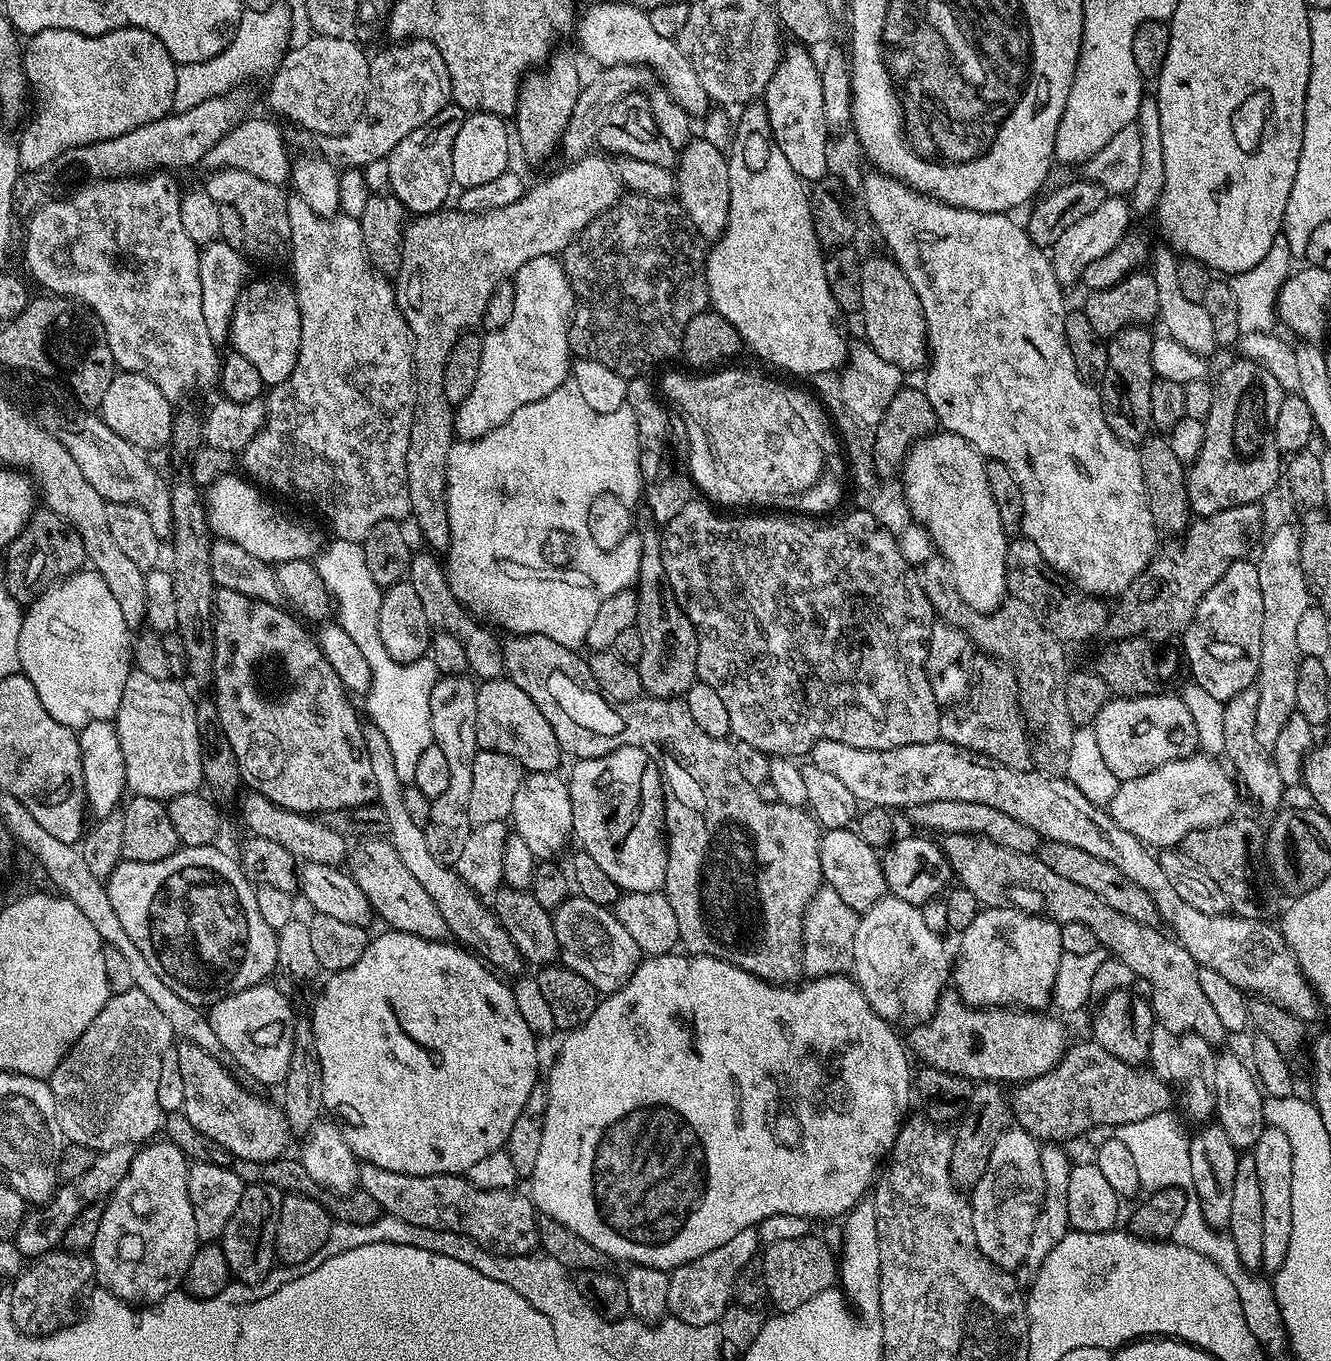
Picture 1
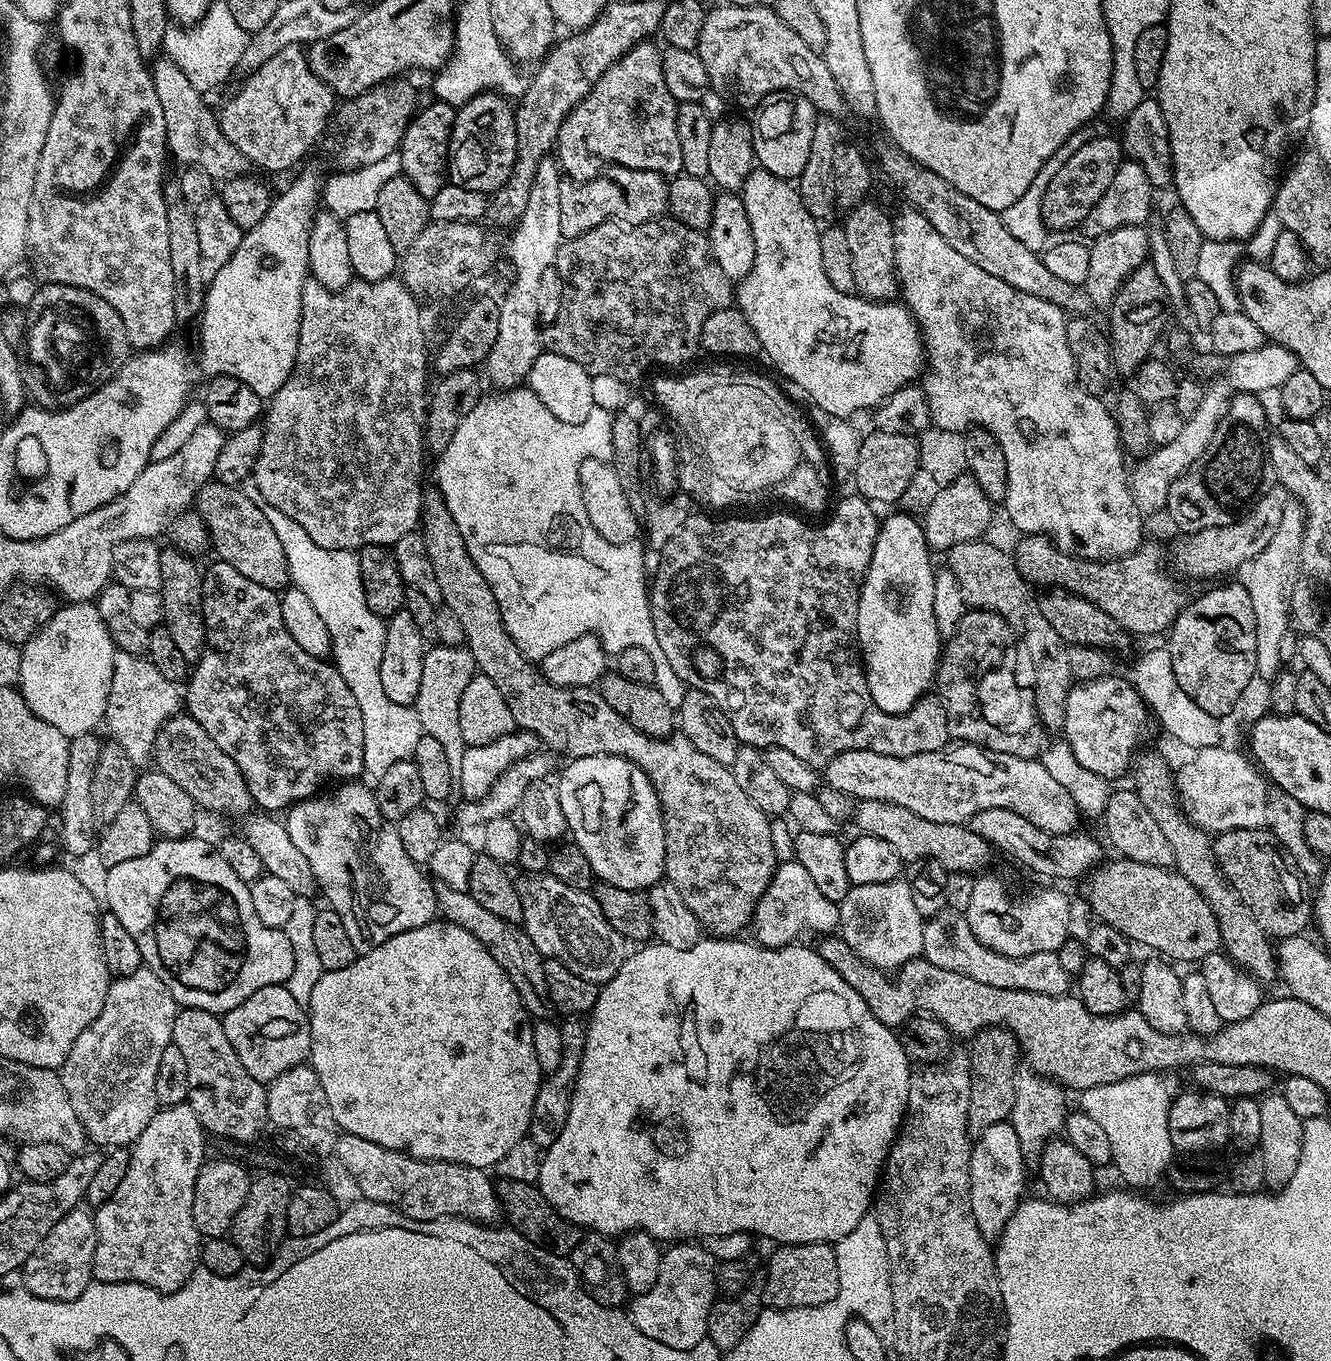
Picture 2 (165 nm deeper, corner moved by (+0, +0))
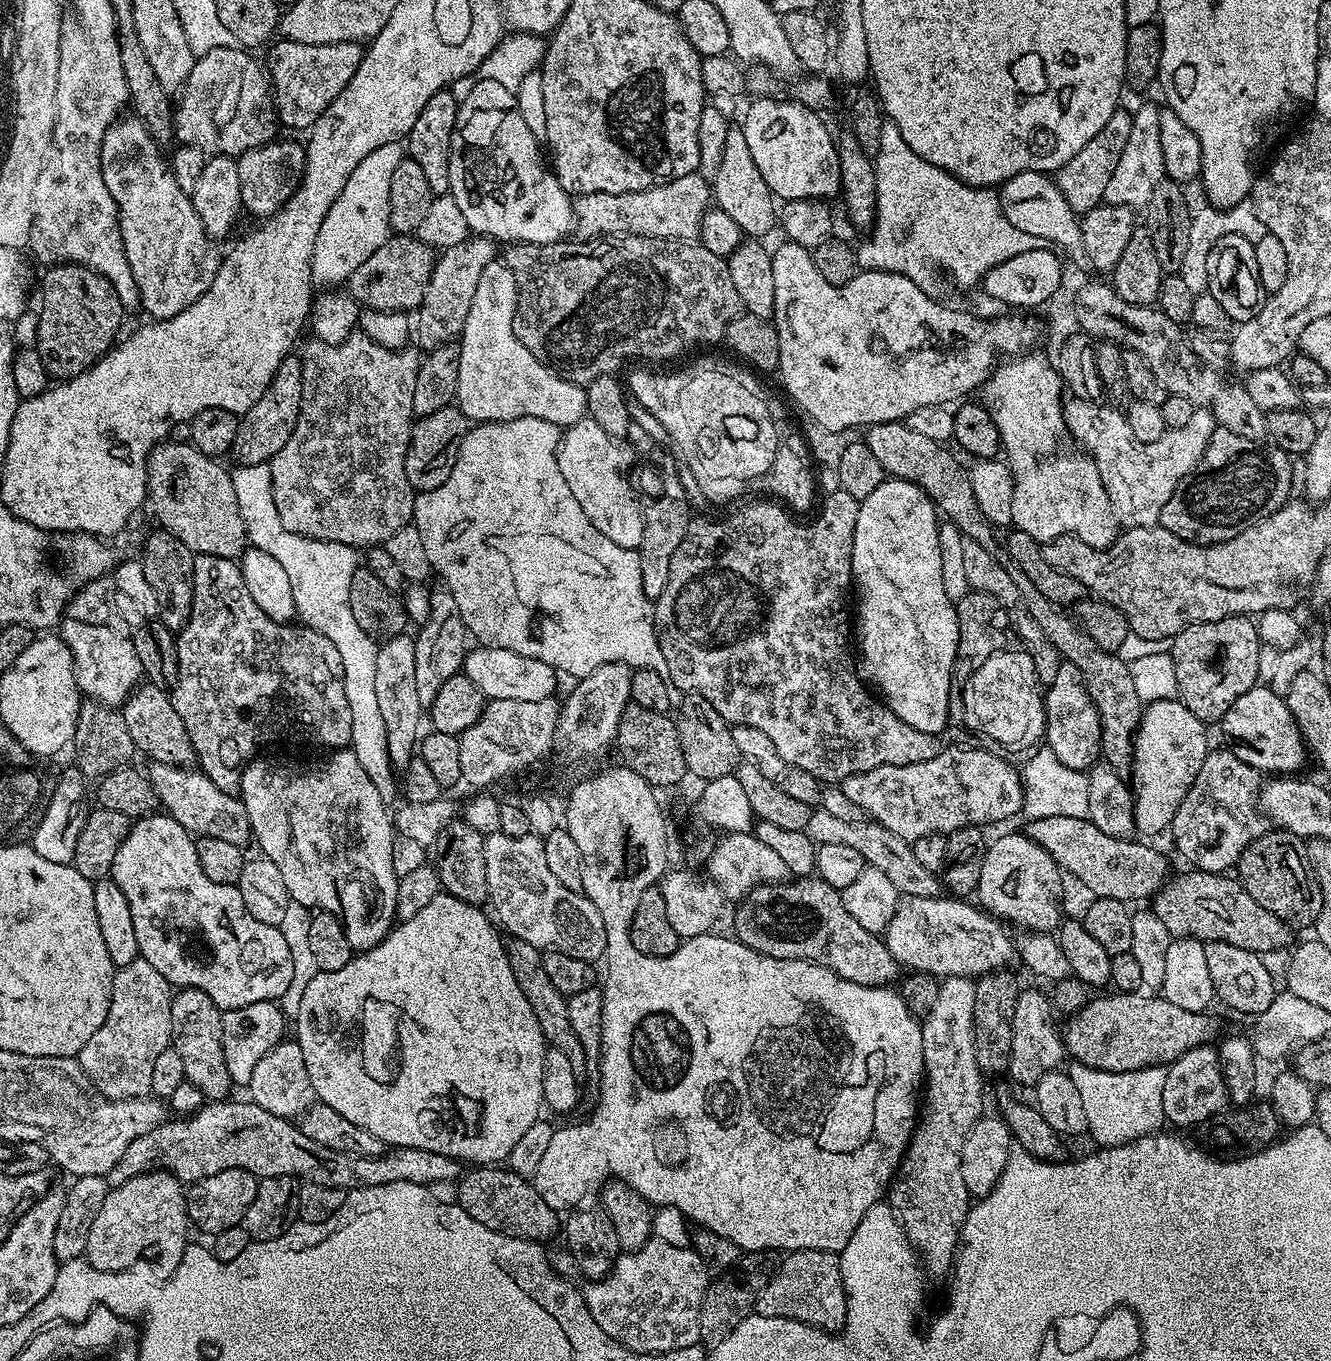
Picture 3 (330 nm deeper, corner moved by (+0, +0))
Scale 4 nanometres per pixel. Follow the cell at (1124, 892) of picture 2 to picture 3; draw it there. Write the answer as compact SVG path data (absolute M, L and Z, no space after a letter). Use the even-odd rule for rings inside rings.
M1187 871L1181 876L1173 875L1150 904L1151 911L1162 918L1166 930L1174 938L1192 937L1203 942L1230 942L1230 946L1242 946L1242 950L1261 954L1279 953L1282 948L1287 949L1293 943L1293 929L1282 922L1282 918L1270 914L1270 910L1258 906L1258 902L1246 894L1239 879L1232 877L1231 880L1231 875L1219 872Z

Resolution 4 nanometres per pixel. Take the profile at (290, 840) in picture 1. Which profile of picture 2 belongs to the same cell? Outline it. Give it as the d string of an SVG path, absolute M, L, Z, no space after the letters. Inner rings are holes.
M177 714L171 716L158 732L154 749L154 764L166 778L178 782L190 798L194 798L197 809L208 812L221 812L224 816L243 818L253 811L252 795L246 786L246 778L242 778L242 770L206 734L206 730L193 716Z

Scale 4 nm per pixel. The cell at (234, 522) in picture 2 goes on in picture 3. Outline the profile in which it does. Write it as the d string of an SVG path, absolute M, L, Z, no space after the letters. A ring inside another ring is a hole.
M167 439L152 447L148 456L148 494L147 503L152 504L152 512L156 515L156 524L161 529L184 542L195 554L201 556L217 556L227 560L236 560L244 553L248 544L246 526L242 522L242 514L238 510L238 498L234 498L234 482L231 471L220 465L219 459L202 454L191 442Z

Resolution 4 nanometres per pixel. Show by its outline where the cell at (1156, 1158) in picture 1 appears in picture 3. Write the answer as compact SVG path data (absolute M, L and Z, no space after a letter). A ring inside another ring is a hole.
M1073 1063L1071 1067L1067 1069L1067 1073L1086 1110L1087 1135L1093 1136L1100 1148L1113 1148L1119 1144L1129 1144L1143 1136L1151 1136L1165 1123L1162 1086L1166 1086L1167 1067L1153 1066L1125 1072L1094 1070L1077 1063Z

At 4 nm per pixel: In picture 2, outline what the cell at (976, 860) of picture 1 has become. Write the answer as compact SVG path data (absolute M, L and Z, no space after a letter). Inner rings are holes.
M861 800L857 803L854 824L860 827L859 831L863 835L882 838L882 842L894 846L901 861L934 860L942 862L948 872L976 874L981 871L984 848L980 845L979 834L972 826L930 822L930 818L918 818L914 810L906 810L906 806L877 800Z

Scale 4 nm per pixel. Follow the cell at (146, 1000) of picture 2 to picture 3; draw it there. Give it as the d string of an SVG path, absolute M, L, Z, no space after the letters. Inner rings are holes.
M143 958L130 962L130 966L122 966L115 969L112 978L112 997L110 998L110 1010L106 1014L106 1022L98 1026L98 1031L82 1046L78 1057L84 1073L92 1079L92 1084L104 1096L111 1100L138 1100L147 1097L151 1093L150 1078L154 1071L154 1061L162 1050L170 1047L172 1042L172 998L173 985L168 983L150 962Z

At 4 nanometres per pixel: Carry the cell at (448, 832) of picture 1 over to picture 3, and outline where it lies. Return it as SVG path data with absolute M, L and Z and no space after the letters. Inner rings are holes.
M447 590L432 592L430 598L430 618L419 625L414 639L414 687L418 689L418 702L424 709L431 709L434 698L438 698L438 690L449 678L454 678L463 669L464 658L470 648L468 628L462 622L462 614L458 614L458 602Z

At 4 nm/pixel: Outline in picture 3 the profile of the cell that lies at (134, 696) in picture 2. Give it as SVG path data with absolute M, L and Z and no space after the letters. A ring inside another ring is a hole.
M65 619L59 625L58 635L66 642L74 658L76 684L89 701L119 709L141 683L144 671L138 662L138 650L120 628L90 626L90 622Z

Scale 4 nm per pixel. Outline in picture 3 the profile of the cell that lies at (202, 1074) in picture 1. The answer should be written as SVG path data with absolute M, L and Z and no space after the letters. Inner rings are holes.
M182 988L173 995L172 1042L170 1047L178 1050L182 1057L184 1079L202 1090L205 1101L215 1102L229 1099L234 1085L230 1070L226 1070L226 1054L222 1050L222 1010L210 1002L210 994L202 994L197 988Z

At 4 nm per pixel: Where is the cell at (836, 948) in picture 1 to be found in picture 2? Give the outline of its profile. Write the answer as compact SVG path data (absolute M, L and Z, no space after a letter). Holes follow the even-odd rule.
M788 858L788 861L781 863L772 875L772 881L767 890L762 894L762 898L756 903L756 912L752 915L750 932L753 932L755 943L764 948L785 948L786 945L799 941L803 932L820 932L819 934L828 934L839 925L840 909L837 901L826 898L822 890L810 878L806 866L799 864L794 858Z

